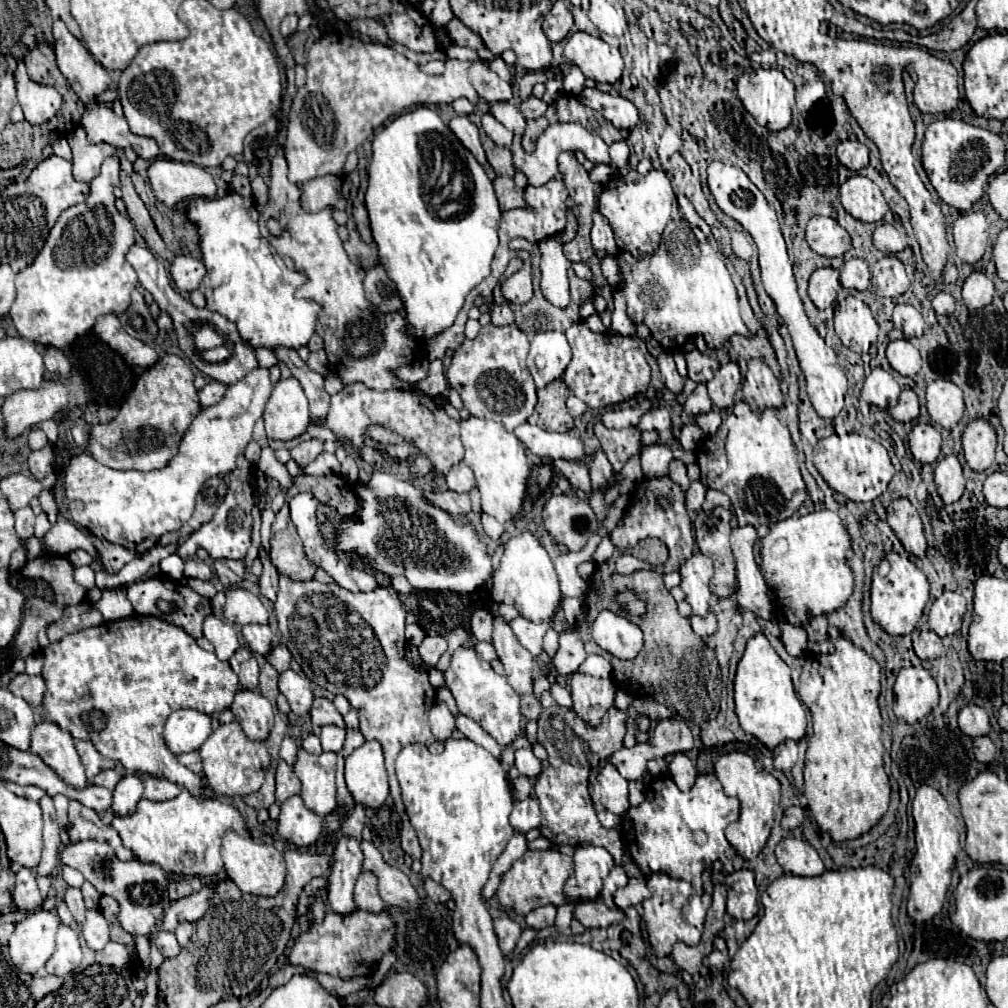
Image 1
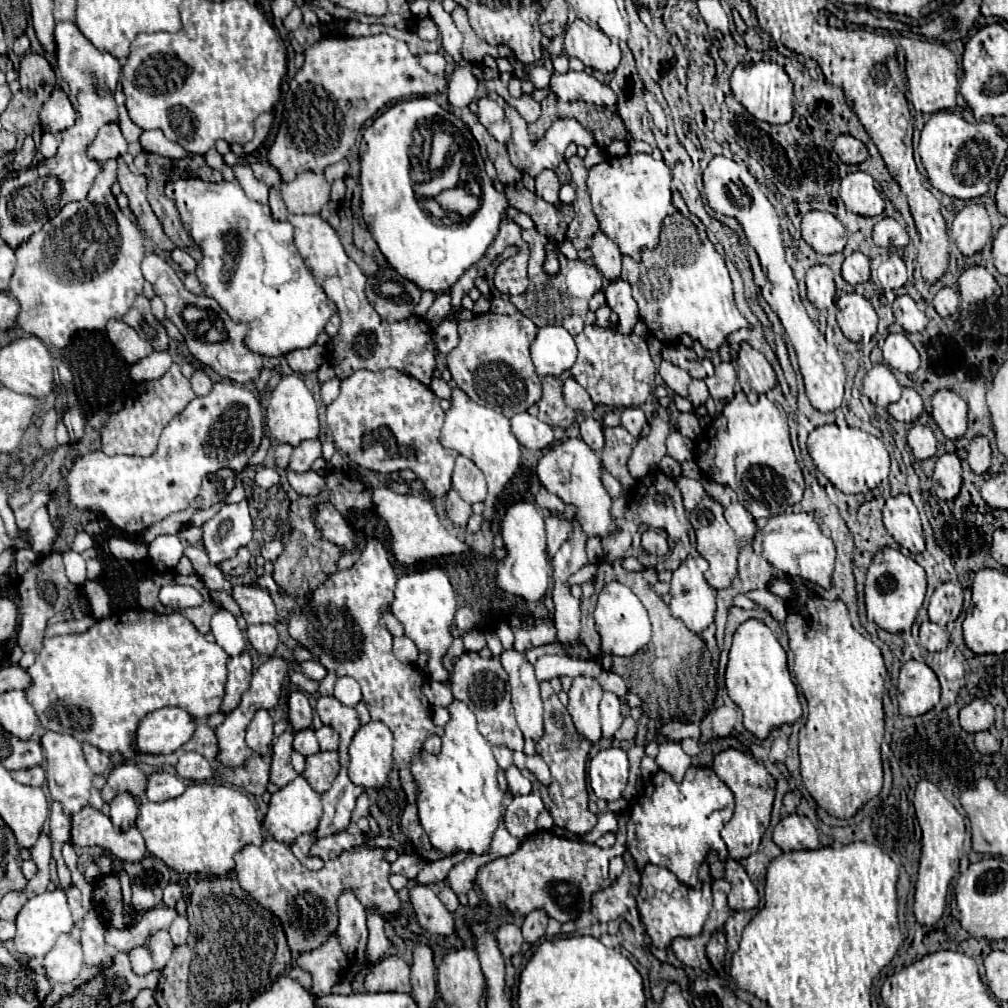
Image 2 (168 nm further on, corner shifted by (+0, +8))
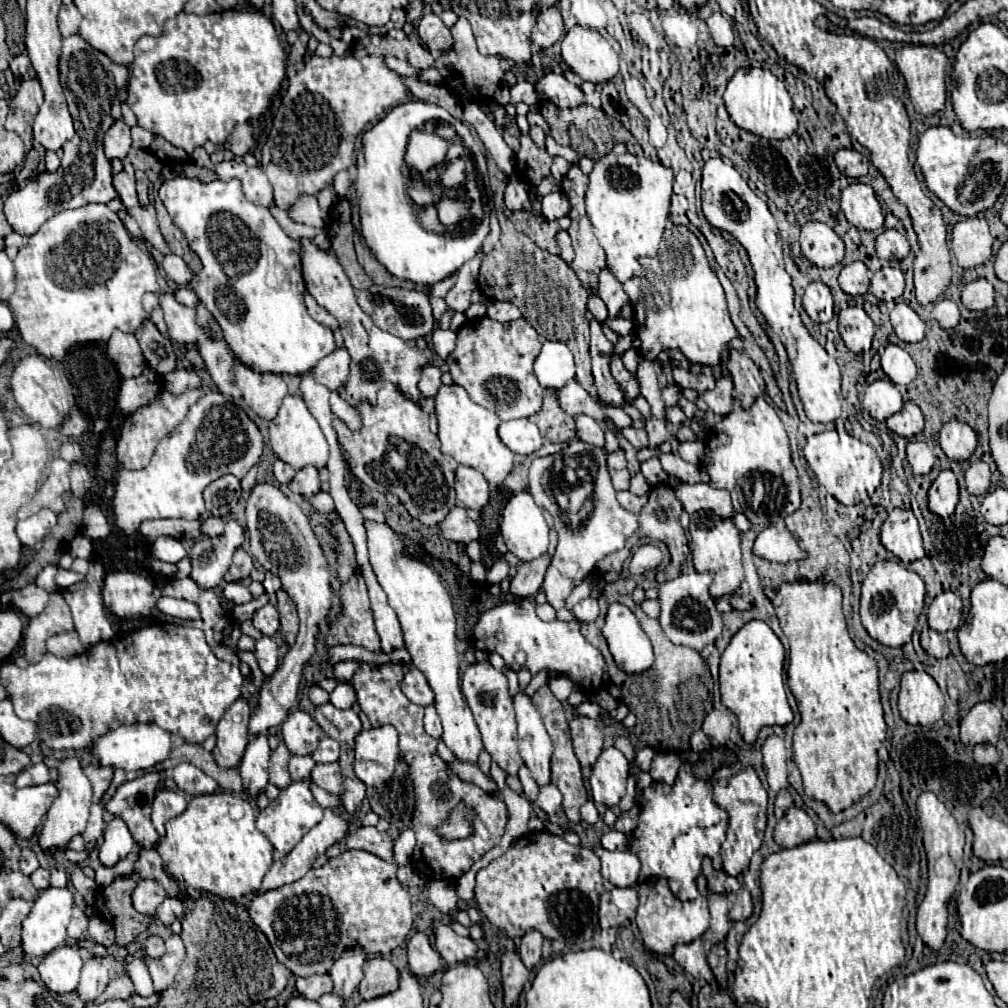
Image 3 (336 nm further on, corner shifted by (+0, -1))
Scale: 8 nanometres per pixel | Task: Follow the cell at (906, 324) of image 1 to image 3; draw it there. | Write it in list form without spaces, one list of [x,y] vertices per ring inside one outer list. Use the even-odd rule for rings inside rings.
[[[896,303],[896,307],[890,313],[890,321],[894,327],[894,333],[898,335],[900,341],[904,343],[918,343],[924,339],[924,321],[906,305],[906,303]]]

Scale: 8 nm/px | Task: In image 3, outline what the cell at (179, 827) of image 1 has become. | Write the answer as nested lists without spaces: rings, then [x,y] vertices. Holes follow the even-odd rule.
[[[229,792],[196,795],[188,809],[166,825],[166,837],[156,845],[164,869],[186,887],[222,899],[240,899],[256,893],[272,865],[274,847],[256,829],[254,809],[243,796]]]

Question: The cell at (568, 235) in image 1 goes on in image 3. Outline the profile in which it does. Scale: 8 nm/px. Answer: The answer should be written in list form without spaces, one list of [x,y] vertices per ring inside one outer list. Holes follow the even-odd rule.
[[[514,211],[510,219],[516,225],[516,229],[522,231],[526,237],[530,237],[540,249],[546,249],[552,255],[560,255],[560,247],[554,235],[570,227],[571,221],[568,216],[548,223],[544,217],[538,217],[532,211]]]

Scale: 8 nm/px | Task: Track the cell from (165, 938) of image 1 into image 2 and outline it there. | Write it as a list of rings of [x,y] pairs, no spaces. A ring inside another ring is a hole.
[[[160,930],[156,932],[154,936],[150,936],[150,942],[148,942],[148,950],[154,958],[154,968],[156,970],[162,970],[166,966],[166,962],[170,960],[170,954],[174,950],[174,944],[170,940],[170,934],[168,930]]]

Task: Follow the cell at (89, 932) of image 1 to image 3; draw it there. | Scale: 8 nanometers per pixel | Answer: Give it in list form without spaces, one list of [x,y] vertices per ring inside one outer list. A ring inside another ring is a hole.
[[[90,959],[84,963],[82,969],[82,979],[78,985],[78,997],[82,1001],[94,1001],[98,995],[104,993],[106,985],[108,985],[108,971],[106,967],[100,963],[100,959]]]

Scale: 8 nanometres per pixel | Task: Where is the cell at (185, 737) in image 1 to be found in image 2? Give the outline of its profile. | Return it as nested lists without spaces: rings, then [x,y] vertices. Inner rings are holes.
[[[160,708],[144,716],[136,732],[138,752],[172,754],[196,732],[196,720],[182,708]]]

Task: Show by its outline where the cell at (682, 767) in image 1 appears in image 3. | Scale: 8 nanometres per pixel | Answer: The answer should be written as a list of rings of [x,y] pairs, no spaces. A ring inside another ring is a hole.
[[[658,753],[650,765],[650,777],[654,781],[664,781],[668,785],[674,783],[680,769],[680,759],[674,753]]]

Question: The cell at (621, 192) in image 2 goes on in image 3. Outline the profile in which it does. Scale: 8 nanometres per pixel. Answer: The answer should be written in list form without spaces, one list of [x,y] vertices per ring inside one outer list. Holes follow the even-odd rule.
[[[616,143],[610,153],[596,161],[586,191],[586,213],[600,247],[606,251],[608,269],[620,283],[646,273],[638,263],[640,257],[656,257],[668,219],[673,181],[672,169],[628,153],[624,143]]]

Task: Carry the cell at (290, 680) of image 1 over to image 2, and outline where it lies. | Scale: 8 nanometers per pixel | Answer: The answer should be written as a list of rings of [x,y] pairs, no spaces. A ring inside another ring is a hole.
[[[300,690],[290,692],[288,708],[290,708],[290,724],[296,732],[312,726],[312,708],[310,708],[310,702],[304,692],[300,692]]]

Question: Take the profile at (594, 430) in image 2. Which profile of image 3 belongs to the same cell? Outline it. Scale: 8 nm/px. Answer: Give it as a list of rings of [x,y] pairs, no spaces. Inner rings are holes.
[[[588,415],[576,417],[576,433],[582,441],[586,441],[590,445],[596,445],[596,447],[604,445],[604,427]]]

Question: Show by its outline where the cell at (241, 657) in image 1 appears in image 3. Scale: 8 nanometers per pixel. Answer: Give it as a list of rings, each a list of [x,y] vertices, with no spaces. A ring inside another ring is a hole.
[[[242,697],[220,719],[218,729],[216,729],[218,743],[212,751],[218,767],[230,769],[230,767],[240,765],[244,749],[250,741],[250,737],[246,733],[248,719],[250,719],[250,707]]]

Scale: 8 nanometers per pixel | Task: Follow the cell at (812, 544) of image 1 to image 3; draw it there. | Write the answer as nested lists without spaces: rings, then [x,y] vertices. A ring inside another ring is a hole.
[[[774,525],[758,531],[758,537],[754,541],[754,553],[762,559],[776,561],[776,563],[786,563],[792,559],[806,557],[806,553],[798,547],[792,535],[786,529]]]

